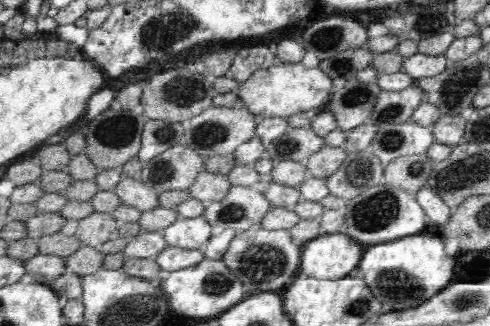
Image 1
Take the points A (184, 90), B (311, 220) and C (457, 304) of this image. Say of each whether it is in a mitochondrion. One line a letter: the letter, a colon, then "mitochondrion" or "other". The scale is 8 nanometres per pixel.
A: mitochondrion
B: other
C: mitochondrion

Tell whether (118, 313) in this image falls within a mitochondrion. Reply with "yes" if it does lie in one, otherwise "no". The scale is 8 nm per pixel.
yes

